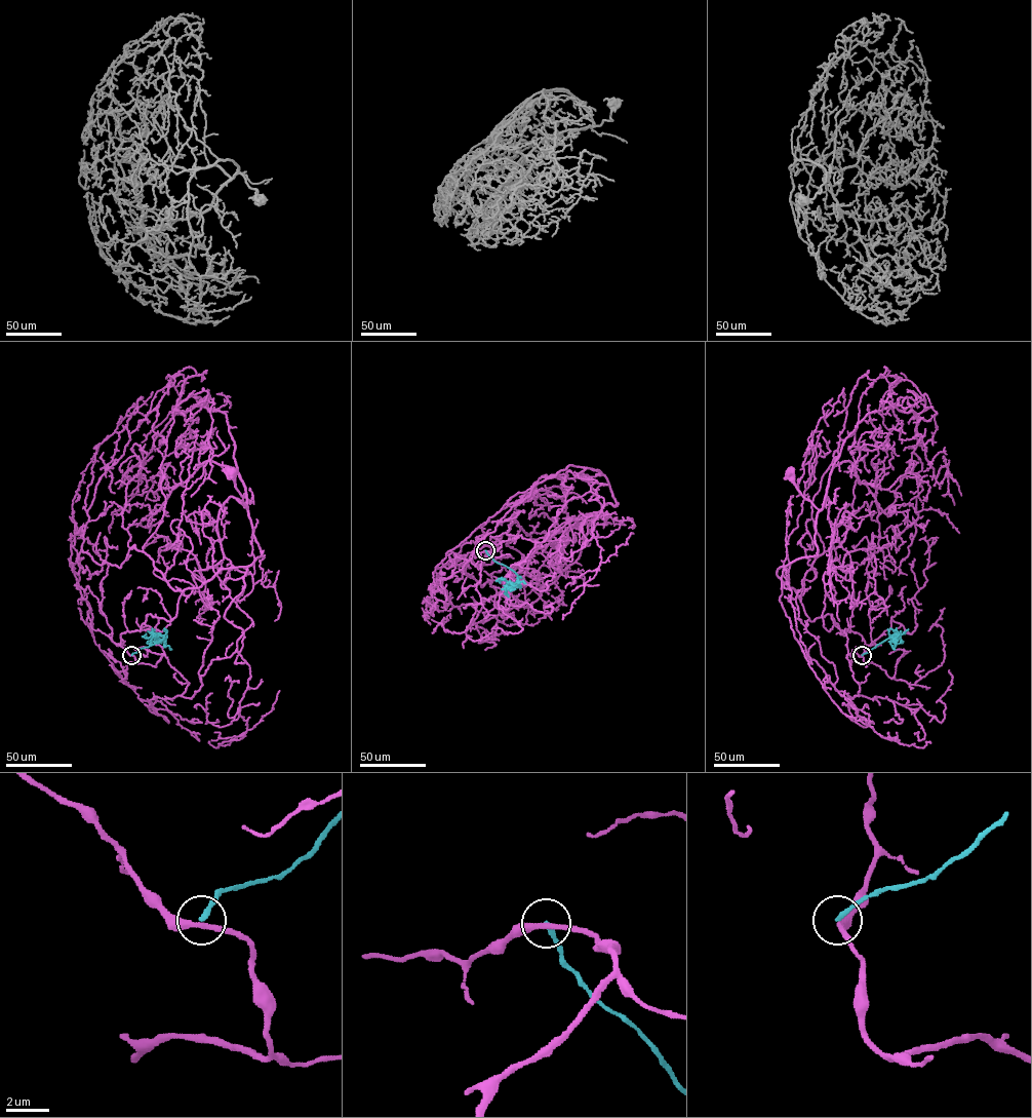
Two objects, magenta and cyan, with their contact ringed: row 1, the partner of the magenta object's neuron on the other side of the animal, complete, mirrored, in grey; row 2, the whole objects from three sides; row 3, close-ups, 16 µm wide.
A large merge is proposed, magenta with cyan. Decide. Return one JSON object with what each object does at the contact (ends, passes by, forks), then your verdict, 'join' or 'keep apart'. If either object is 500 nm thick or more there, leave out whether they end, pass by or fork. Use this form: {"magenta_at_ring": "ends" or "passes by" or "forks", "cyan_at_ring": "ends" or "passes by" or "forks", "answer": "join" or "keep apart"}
{"magenta_at_ring": "passes by", "cyan_at_ring": "ends", "answer": "keep apart"}

